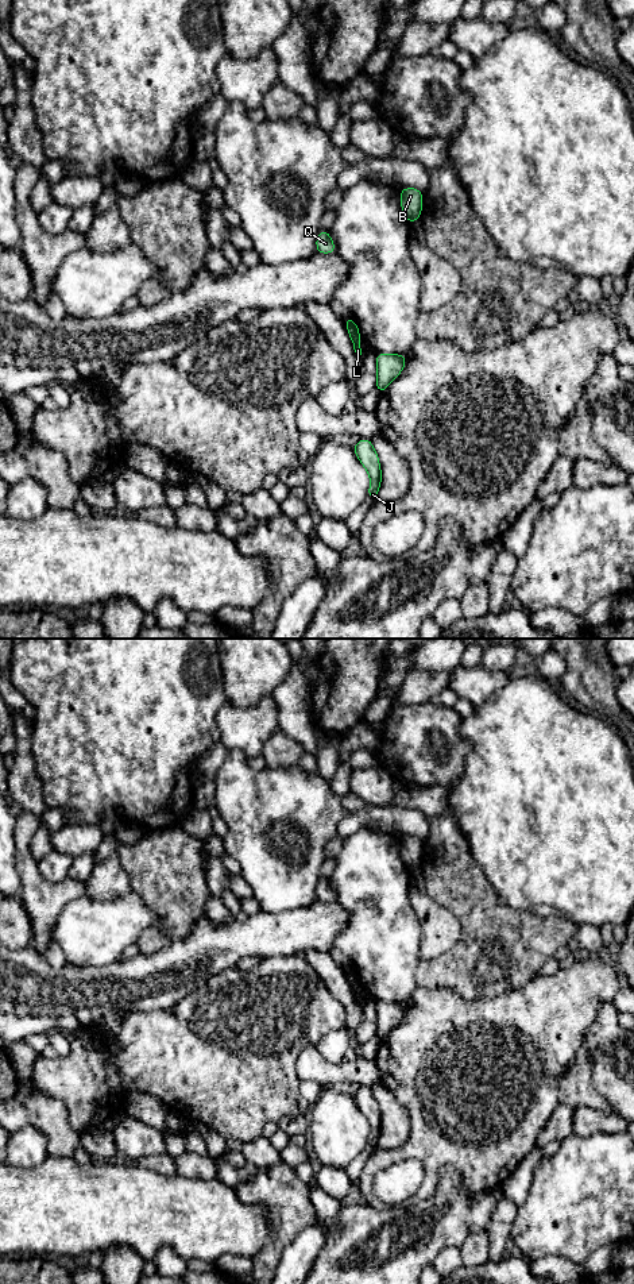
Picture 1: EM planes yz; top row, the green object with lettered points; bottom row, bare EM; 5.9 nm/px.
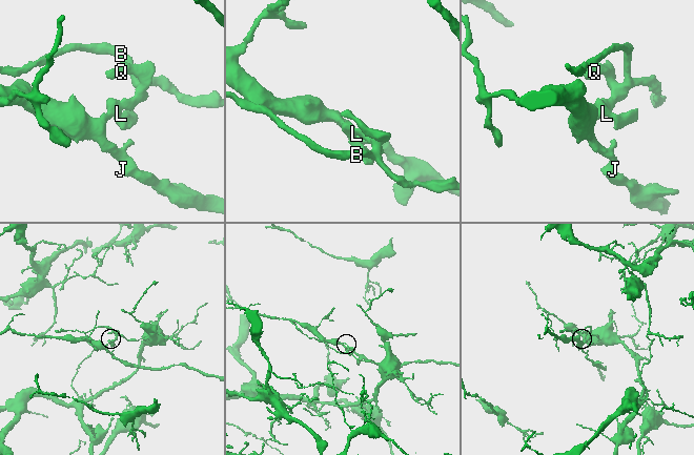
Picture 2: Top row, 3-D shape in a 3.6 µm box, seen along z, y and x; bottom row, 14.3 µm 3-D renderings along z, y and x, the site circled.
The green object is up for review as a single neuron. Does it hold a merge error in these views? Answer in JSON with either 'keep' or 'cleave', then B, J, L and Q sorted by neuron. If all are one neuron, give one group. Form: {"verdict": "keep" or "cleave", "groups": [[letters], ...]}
{"verdict": "cleave", "groups": [["B", "Q"], ["J", "L"]]}

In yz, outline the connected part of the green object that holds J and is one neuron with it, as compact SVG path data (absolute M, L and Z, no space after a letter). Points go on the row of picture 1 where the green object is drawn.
M360 439L355 446L352 446L352 450L370 477L367 497L376 501L376 496L382 485L382 469L379 456L372 446L372 440Z

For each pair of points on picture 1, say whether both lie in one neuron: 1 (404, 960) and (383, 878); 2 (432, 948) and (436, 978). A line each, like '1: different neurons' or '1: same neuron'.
1: same neuron
2: different neurons

